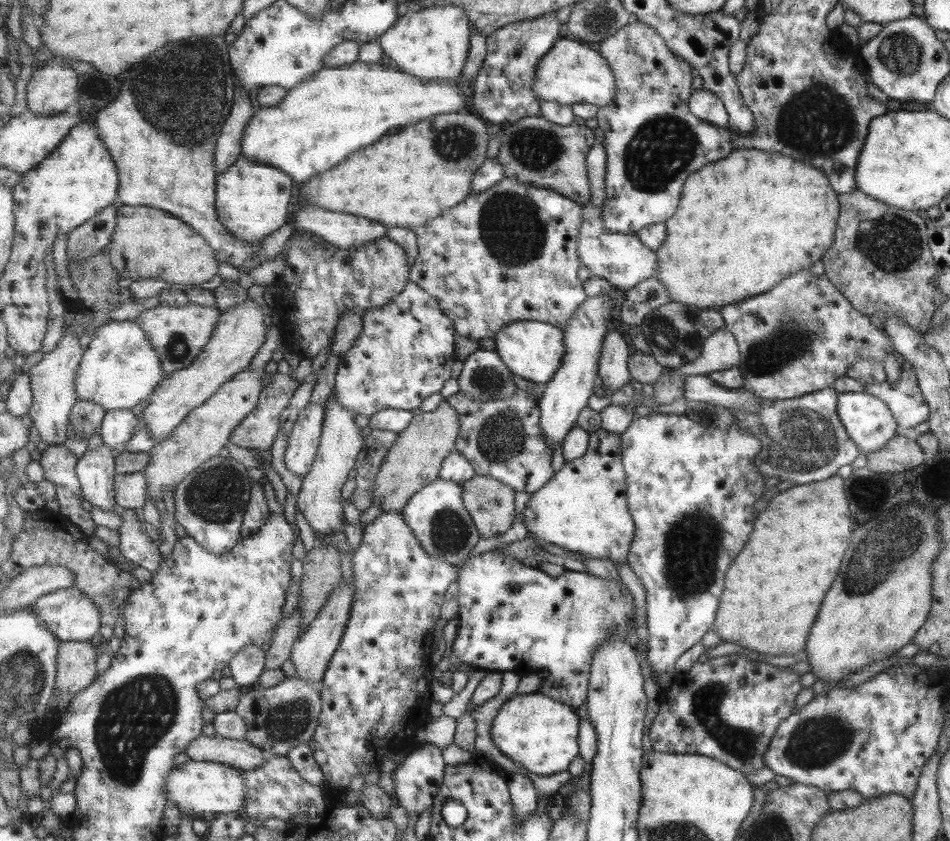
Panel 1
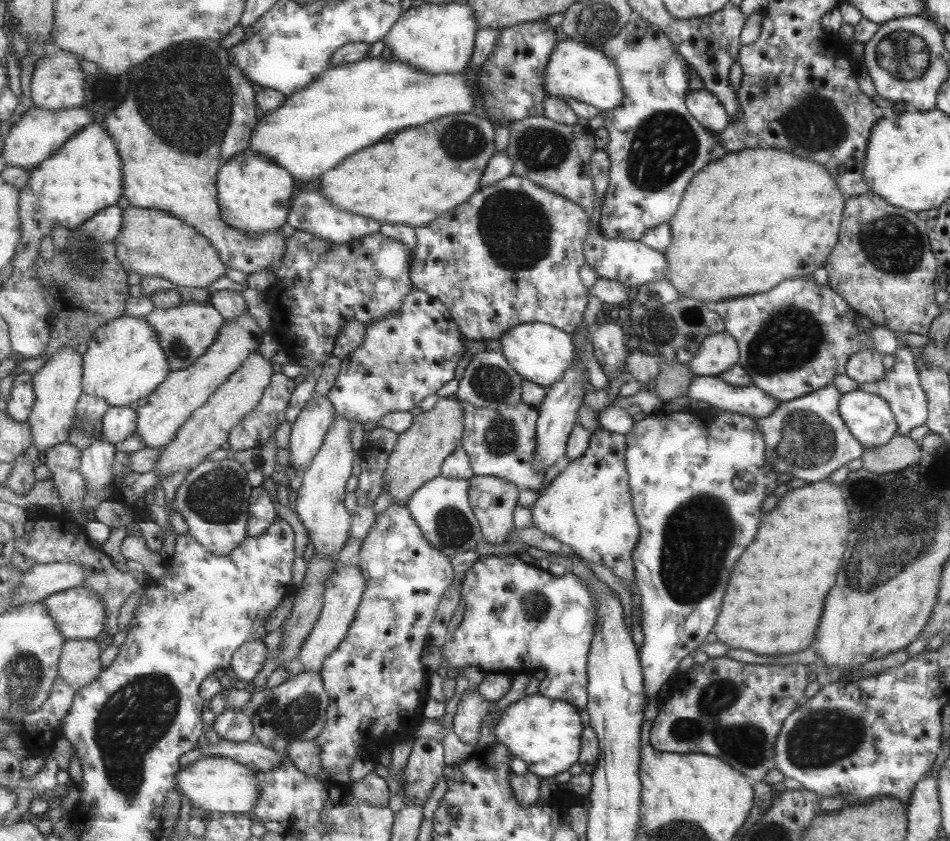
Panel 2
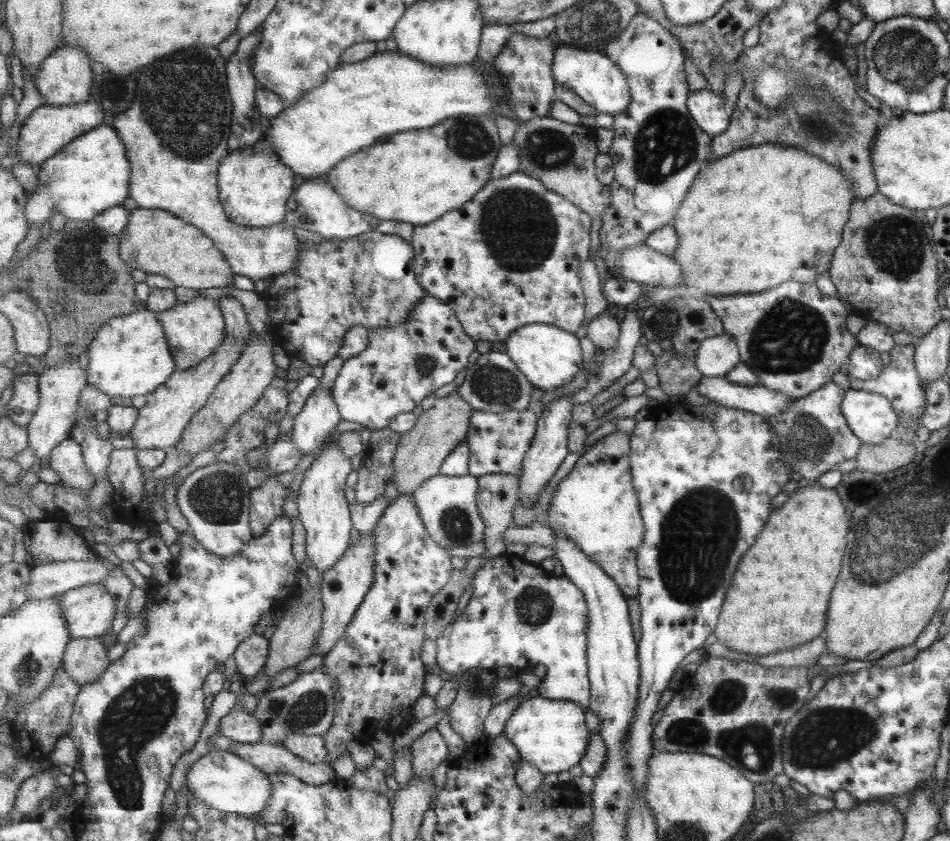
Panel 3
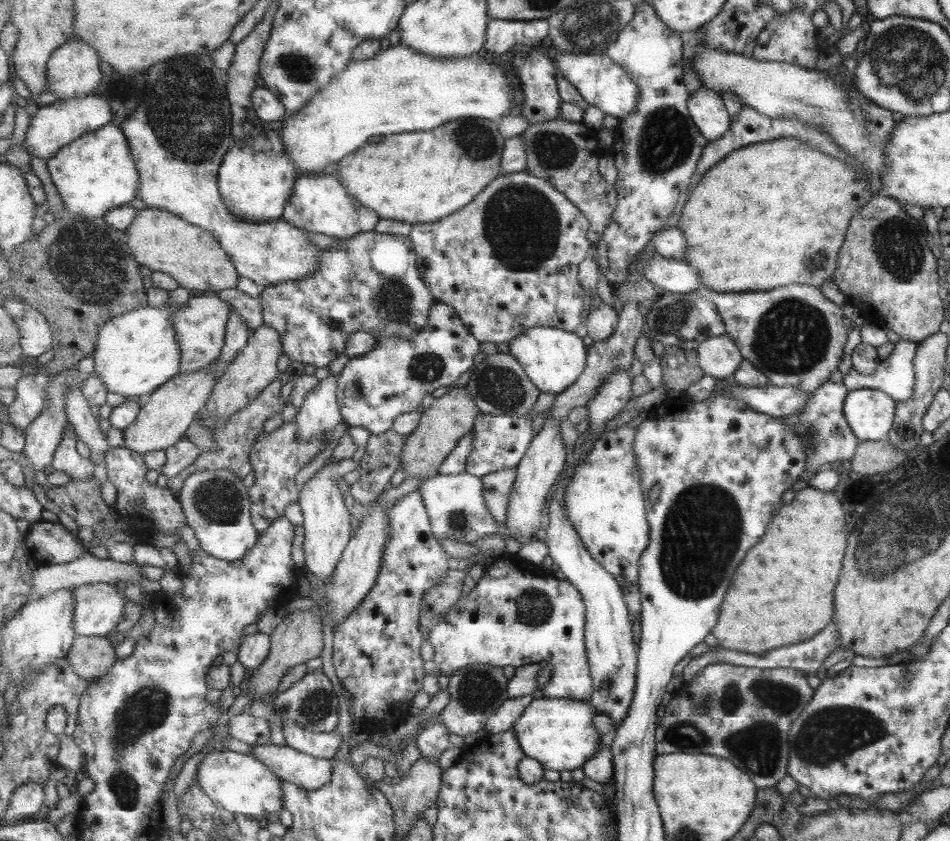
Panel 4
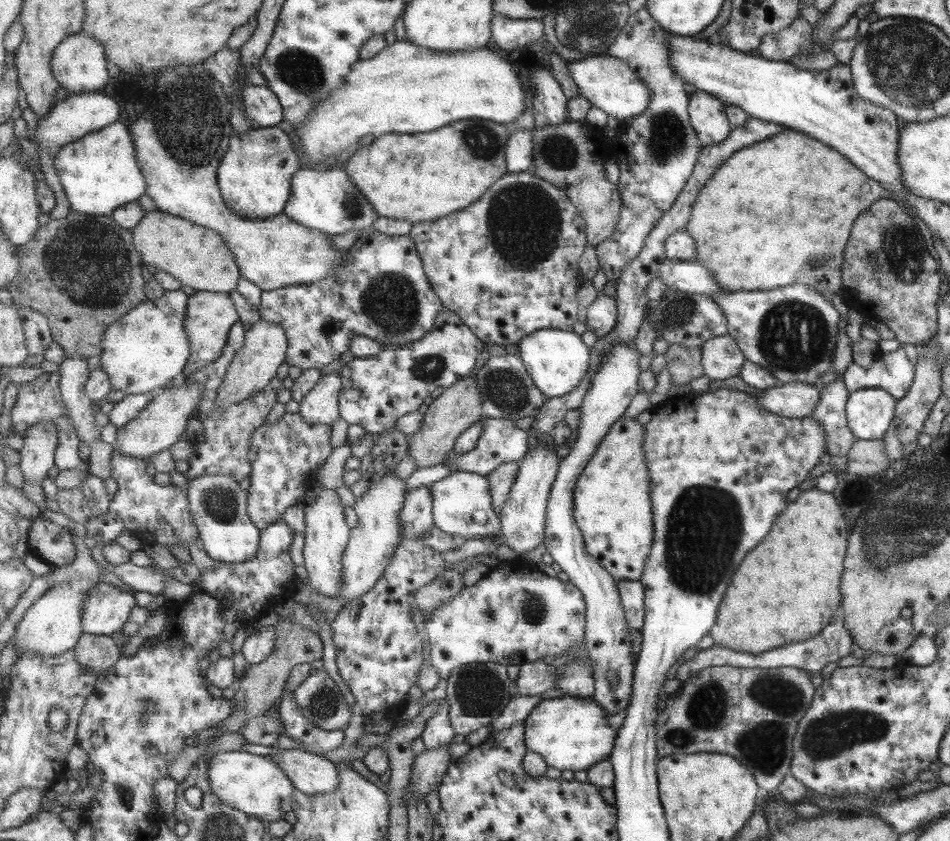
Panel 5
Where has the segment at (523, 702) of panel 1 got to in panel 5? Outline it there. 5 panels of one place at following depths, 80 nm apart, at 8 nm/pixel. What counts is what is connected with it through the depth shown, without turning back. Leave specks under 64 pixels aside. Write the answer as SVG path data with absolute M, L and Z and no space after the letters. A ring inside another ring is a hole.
M550 694L544 697L525 722L528 750L538 752L551 768L587 772L594 764L610 756L614 749L619 731L611 728L607 721L606 710L594 697L572 697Z

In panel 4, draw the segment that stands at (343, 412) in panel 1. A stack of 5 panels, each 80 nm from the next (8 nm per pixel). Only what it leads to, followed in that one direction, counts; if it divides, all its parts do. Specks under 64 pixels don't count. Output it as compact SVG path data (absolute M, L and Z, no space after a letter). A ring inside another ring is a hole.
M332 457L307 482L301 486L299 504L302 506L306 530L304 549L306 552L305 567L317 578L320 588L327 588L329 579L335 570L347 545L352 541L353 526L351 526L351 512L345 504L345 496L341 492L339 482L345 474L359 470L353 459L336 461Z

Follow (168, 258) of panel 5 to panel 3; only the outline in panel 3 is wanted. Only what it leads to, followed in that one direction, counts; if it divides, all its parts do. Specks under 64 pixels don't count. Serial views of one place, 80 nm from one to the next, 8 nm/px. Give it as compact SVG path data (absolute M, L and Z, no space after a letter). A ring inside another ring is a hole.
M138 206L130 211L129 224L119 236L123 260L131 268L143 270L147 275L159 274L172 280L178 287L195 290L233 284L232 266L213 240L200 228L167 210Z

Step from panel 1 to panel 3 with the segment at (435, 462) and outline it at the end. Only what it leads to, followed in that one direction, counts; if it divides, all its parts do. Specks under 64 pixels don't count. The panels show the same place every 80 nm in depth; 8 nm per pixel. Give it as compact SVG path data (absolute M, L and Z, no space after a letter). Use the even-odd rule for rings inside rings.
M458 389L435 400L431 409L418 416L417 424L402 435L394 456L394 478L397 492L411 495L424 482L437 476L446 458L467 438L474 408L459 394Z

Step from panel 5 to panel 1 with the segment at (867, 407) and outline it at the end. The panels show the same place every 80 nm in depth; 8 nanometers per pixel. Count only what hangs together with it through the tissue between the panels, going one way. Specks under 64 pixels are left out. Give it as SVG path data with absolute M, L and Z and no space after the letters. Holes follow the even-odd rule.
M864 391L840 393L836 398L836 414L847 431L848 437L856 443L857 450L864 455L884 448L884 445L899 432L899 426L888 406L876 395L867 394Z

